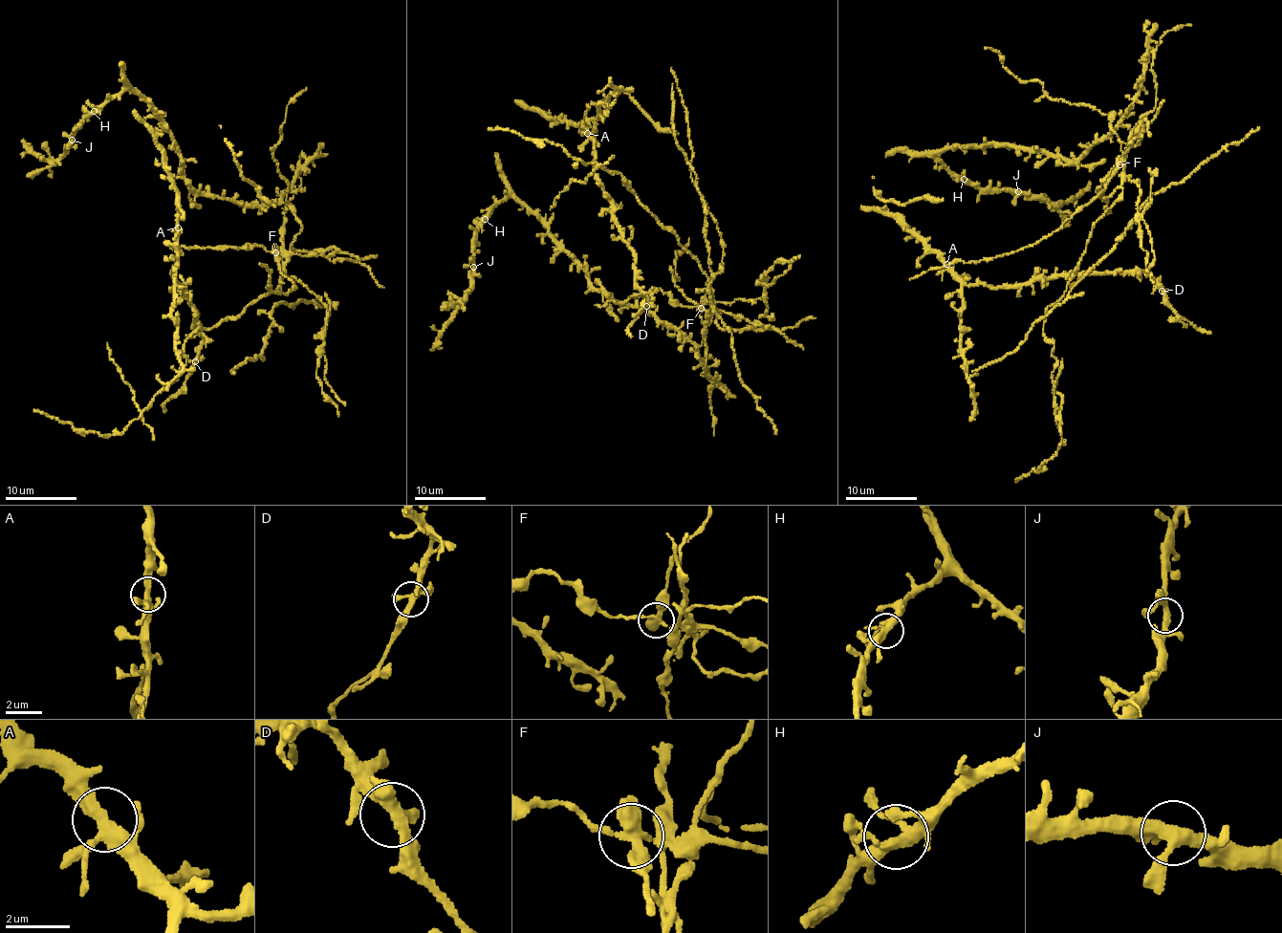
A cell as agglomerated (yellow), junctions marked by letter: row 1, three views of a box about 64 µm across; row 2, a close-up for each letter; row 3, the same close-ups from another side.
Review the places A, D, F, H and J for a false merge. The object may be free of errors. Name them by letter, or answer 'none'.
F

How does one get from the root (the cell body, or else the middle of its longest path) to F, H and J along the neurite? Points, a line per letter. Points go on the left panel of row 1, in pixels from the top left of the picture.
F: (286, 220), (282, 228), (284, 250), (275, 252)
H: (286, 220), (302, 166), (274, 204), (201, 195), (168, 127), (141, 97), (125, 90), (94, 111)
J: (286, 220), (302, 166), (274, 204), (201, 195), (168, 127), (127, 90), (89, 114), (72, 140)

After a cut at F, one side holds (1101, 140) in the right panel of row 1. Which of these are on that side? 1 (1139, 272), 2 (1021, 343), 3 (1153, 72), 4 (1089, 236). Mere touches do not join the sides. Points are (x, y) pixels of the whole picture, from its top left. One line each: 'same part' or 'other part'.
1: same part
2: same part
3: other part
4: other part

